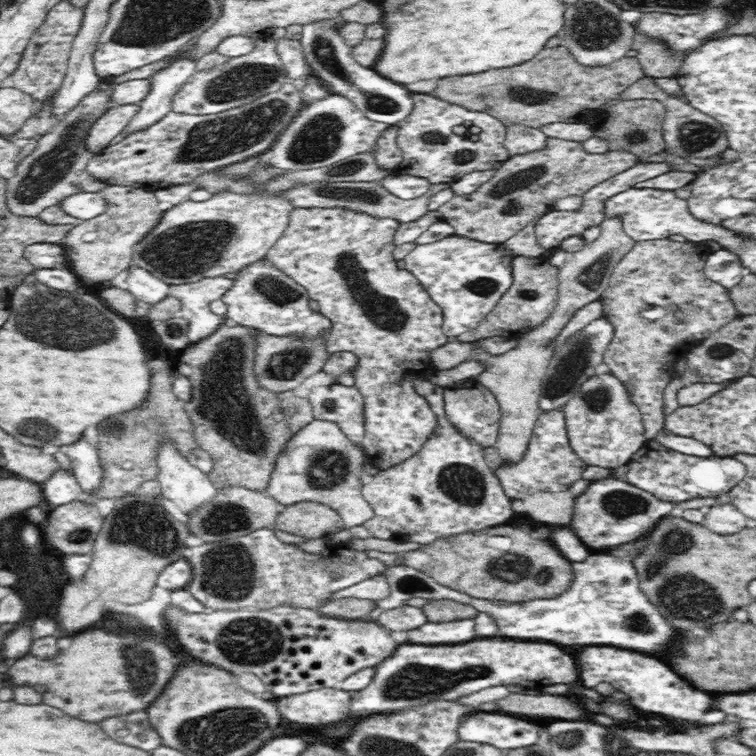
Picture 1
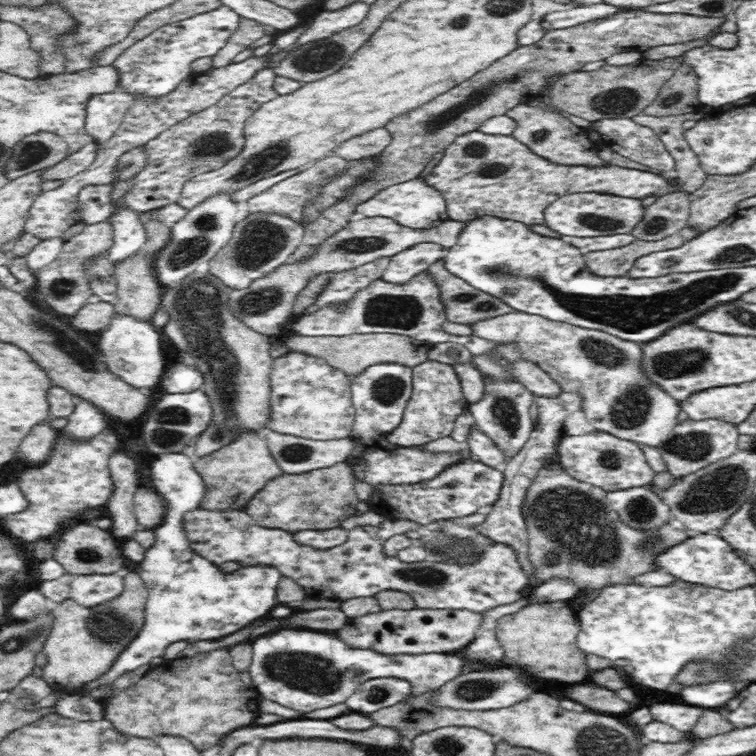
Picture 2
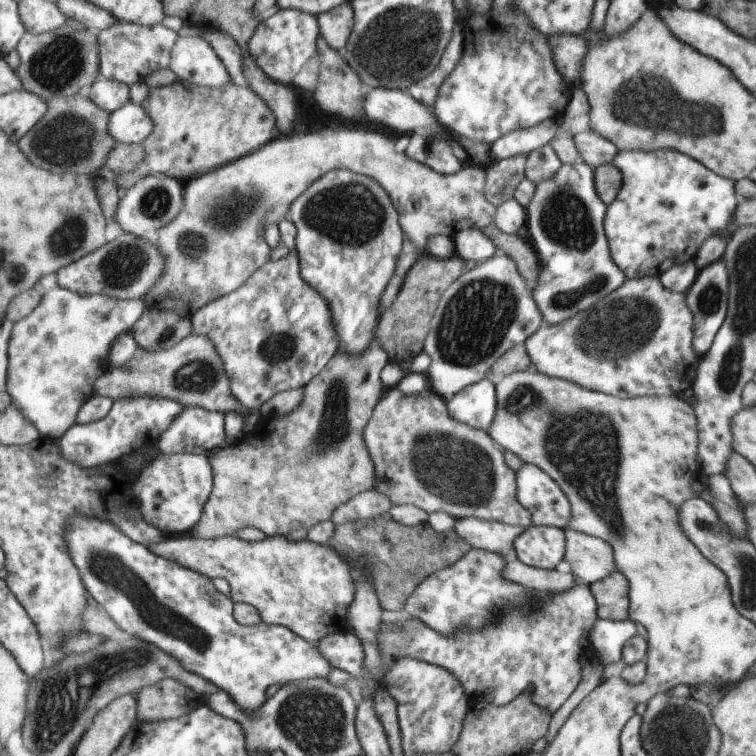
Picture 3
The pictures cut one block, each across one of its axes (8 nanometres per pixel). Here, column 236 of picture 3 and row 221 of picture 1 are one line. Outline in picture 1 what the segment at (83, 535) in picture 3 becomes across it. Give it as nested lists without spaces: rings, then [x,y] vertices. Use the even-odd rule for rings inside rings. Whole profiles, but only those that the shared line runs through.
[[[634,188],[620,192],[614,196],[606,198],[601,202],[601,214],[605,220],[617,218],[621,223],[624,232],[635,241],[649,241],[669,239],[674,234],[684,236],[692,243],[703,244],[704,241],[714,240],[724,247],[724,244],[736,244],[736,240],[728,240],[728,232],[724,232],[724,227],[712,223],[701,222],[690,213],[687,199],[681,199],[676,193],[668,189]]]

